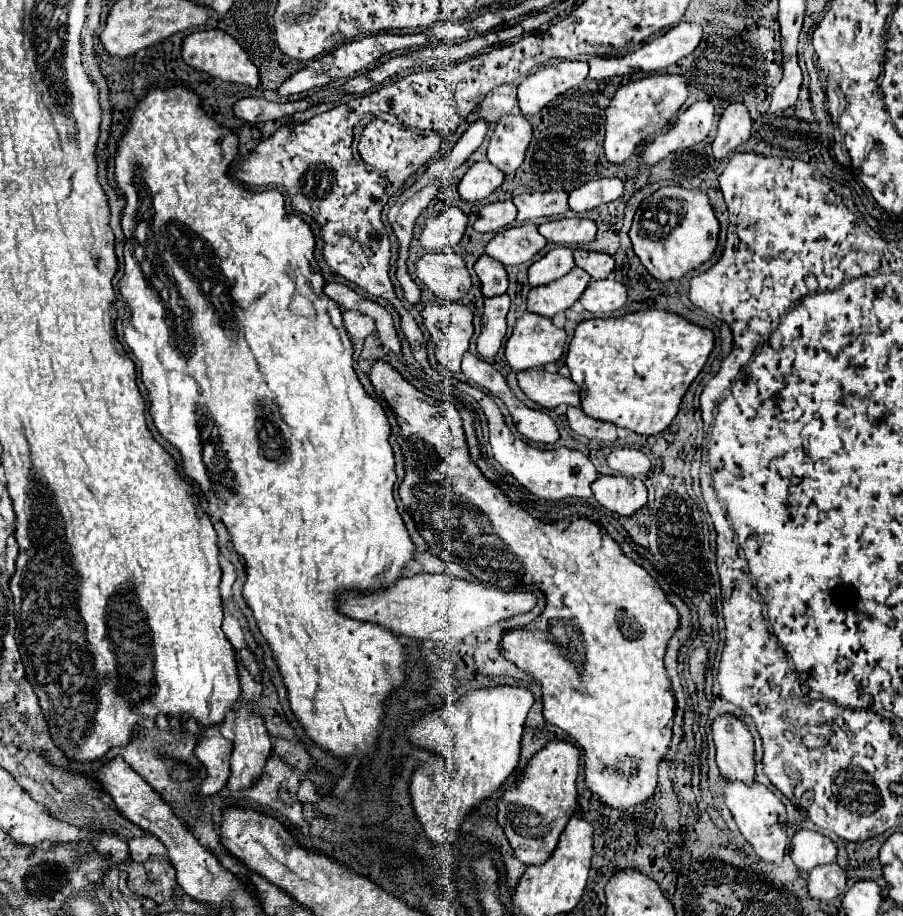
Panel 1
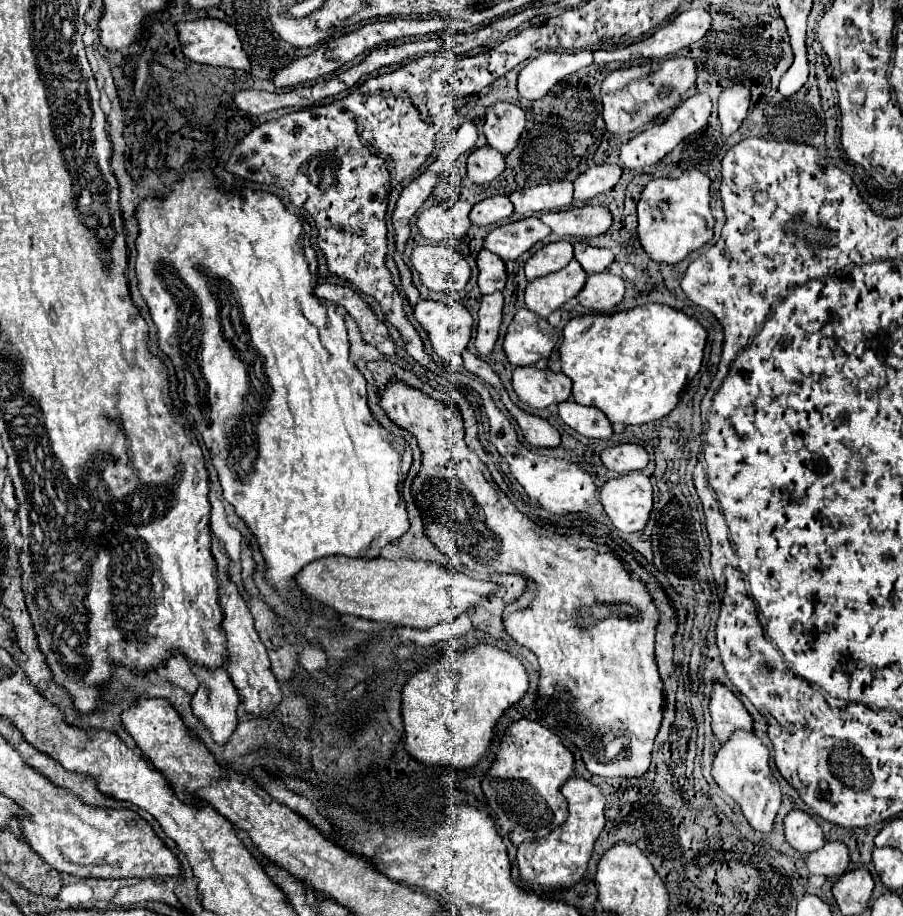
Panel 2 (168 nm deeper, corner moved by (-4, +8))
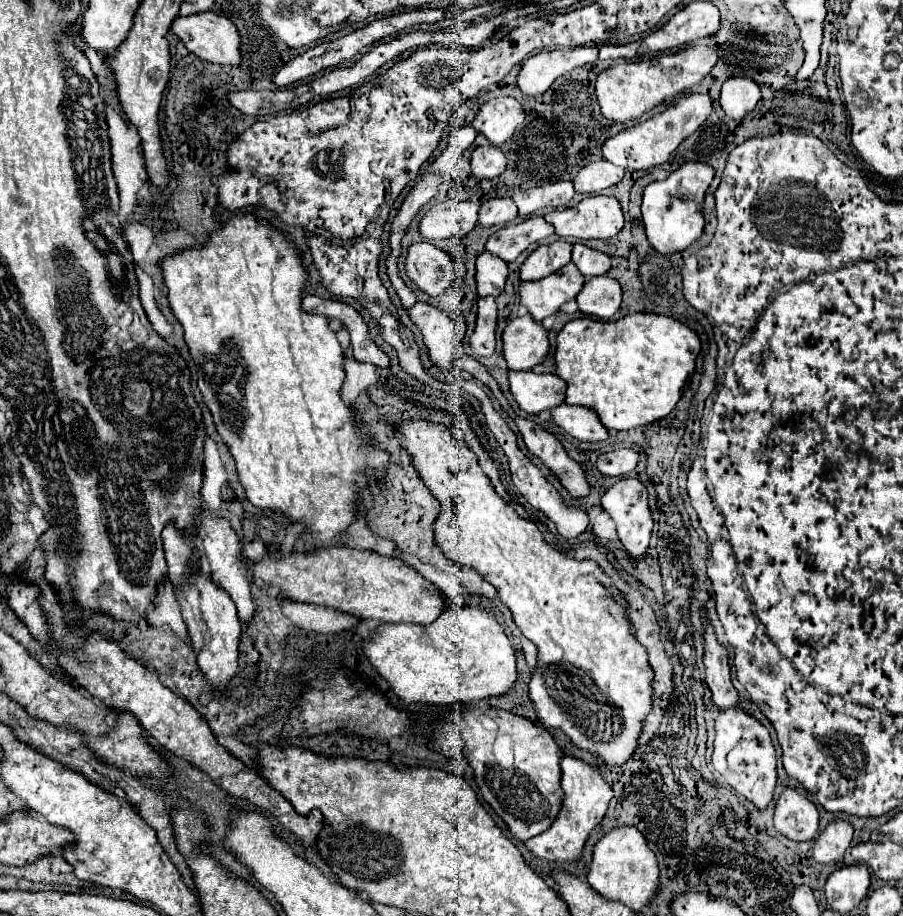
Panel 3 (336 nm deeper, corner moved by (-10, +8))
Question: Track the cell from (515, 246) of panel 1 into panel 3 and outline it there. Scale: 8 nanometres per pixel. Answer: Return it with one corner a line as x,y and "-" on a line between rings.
533,216
533,218
527,218
525,222
511,224
491,234
485,250
499,256
505,262
513,262
531,244
545,240
549,236
553,236
553,226
549,226
545,218

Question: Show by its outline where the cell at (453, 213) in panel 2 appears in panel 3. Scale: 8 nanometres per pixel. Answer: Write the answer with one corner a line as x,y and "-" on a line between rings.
449,200
435,204
425,212
419,224
419,232
425,240
467,236
477,224
477,212
479,204
469,200

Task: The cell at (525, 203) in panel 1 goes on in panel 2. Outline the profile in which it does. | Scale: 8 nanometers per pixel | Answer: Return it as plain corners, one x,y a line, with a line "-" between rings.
553,182
553,184
541,184
517,190
509,194
515,212
517,214
531,214
531,212
549,212
549,210
563,210
569,208
573,202
573,184

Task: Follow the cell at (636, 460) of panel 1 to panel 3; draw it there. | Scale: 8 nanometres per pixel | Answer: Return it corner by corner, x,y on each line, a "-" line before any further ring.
619,448
605,452
597,458
597,470
603,476
625,476
633,472
637,466
637,450
633,448

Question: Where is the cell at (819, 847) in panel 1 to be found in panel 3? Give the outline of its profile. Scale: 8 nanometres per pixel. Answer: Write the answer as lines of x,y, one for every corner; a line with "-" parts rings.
787,786
775,802
773,824
783,836
787,836
793,842
813,840
817,836
819,814
815,804
807,796

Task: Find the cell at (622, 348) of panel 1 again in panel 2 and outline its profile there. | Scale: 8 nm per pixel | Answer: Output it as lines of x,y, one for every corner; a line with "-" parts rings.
645,304
617,314
585,314
567,322
559,346
561,372
573,380
573,400
595,406
611,424
655,422
677,406
703,362
707,330
665,304

